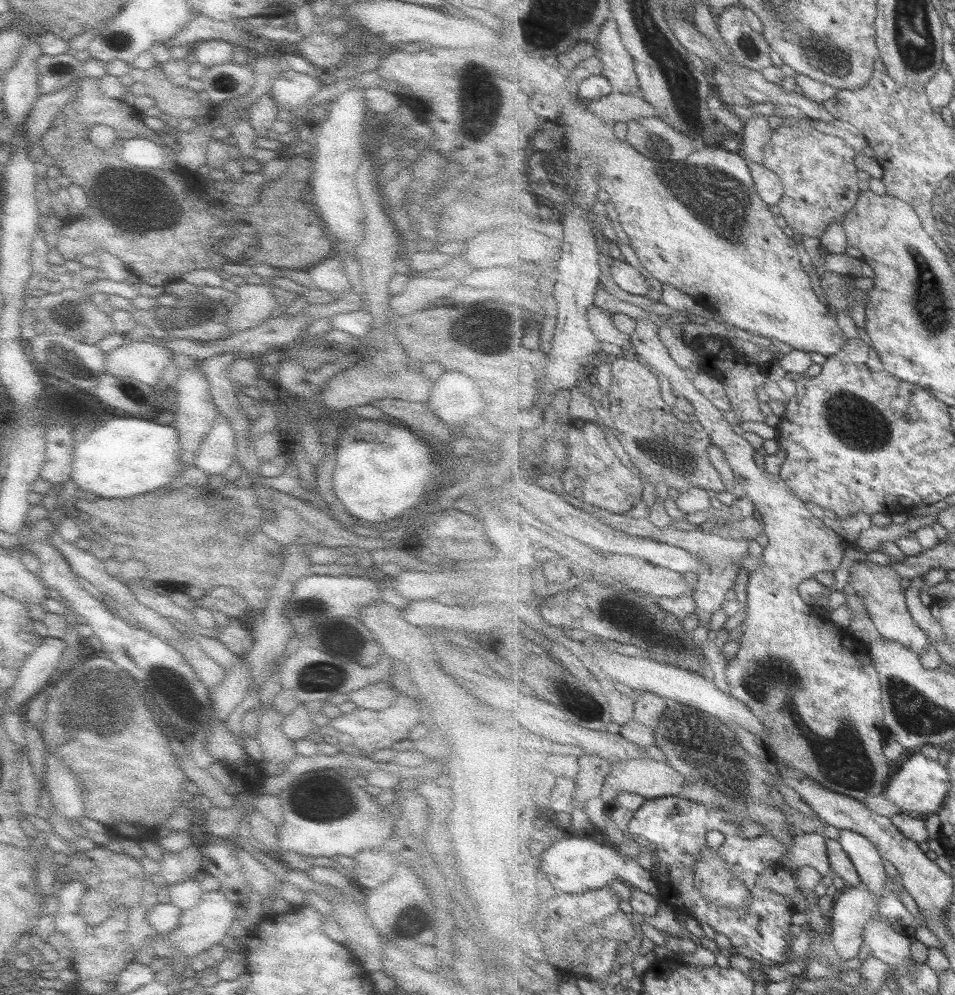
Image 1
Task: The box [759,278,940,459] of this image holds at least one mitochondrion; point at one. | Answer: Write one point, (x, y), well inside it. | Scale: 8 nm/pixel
(851, 419)

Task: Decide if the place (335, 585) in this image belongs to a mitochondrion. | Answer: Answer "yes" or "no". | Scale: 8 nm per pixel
no

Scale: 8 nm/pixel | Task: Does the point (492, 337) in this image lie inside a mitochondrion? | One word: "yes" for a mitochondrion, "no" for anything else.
yes

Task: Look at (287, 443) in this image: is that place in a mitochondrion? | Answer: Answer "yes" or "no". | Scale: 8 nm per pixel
no

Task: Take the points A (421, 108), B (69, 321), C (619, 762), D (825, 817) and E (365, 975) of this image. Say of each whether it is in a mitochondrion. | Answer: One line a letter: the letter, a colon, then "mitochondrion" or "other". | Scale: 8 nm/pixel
A: other
B: other
C: other
D: other
E: other

